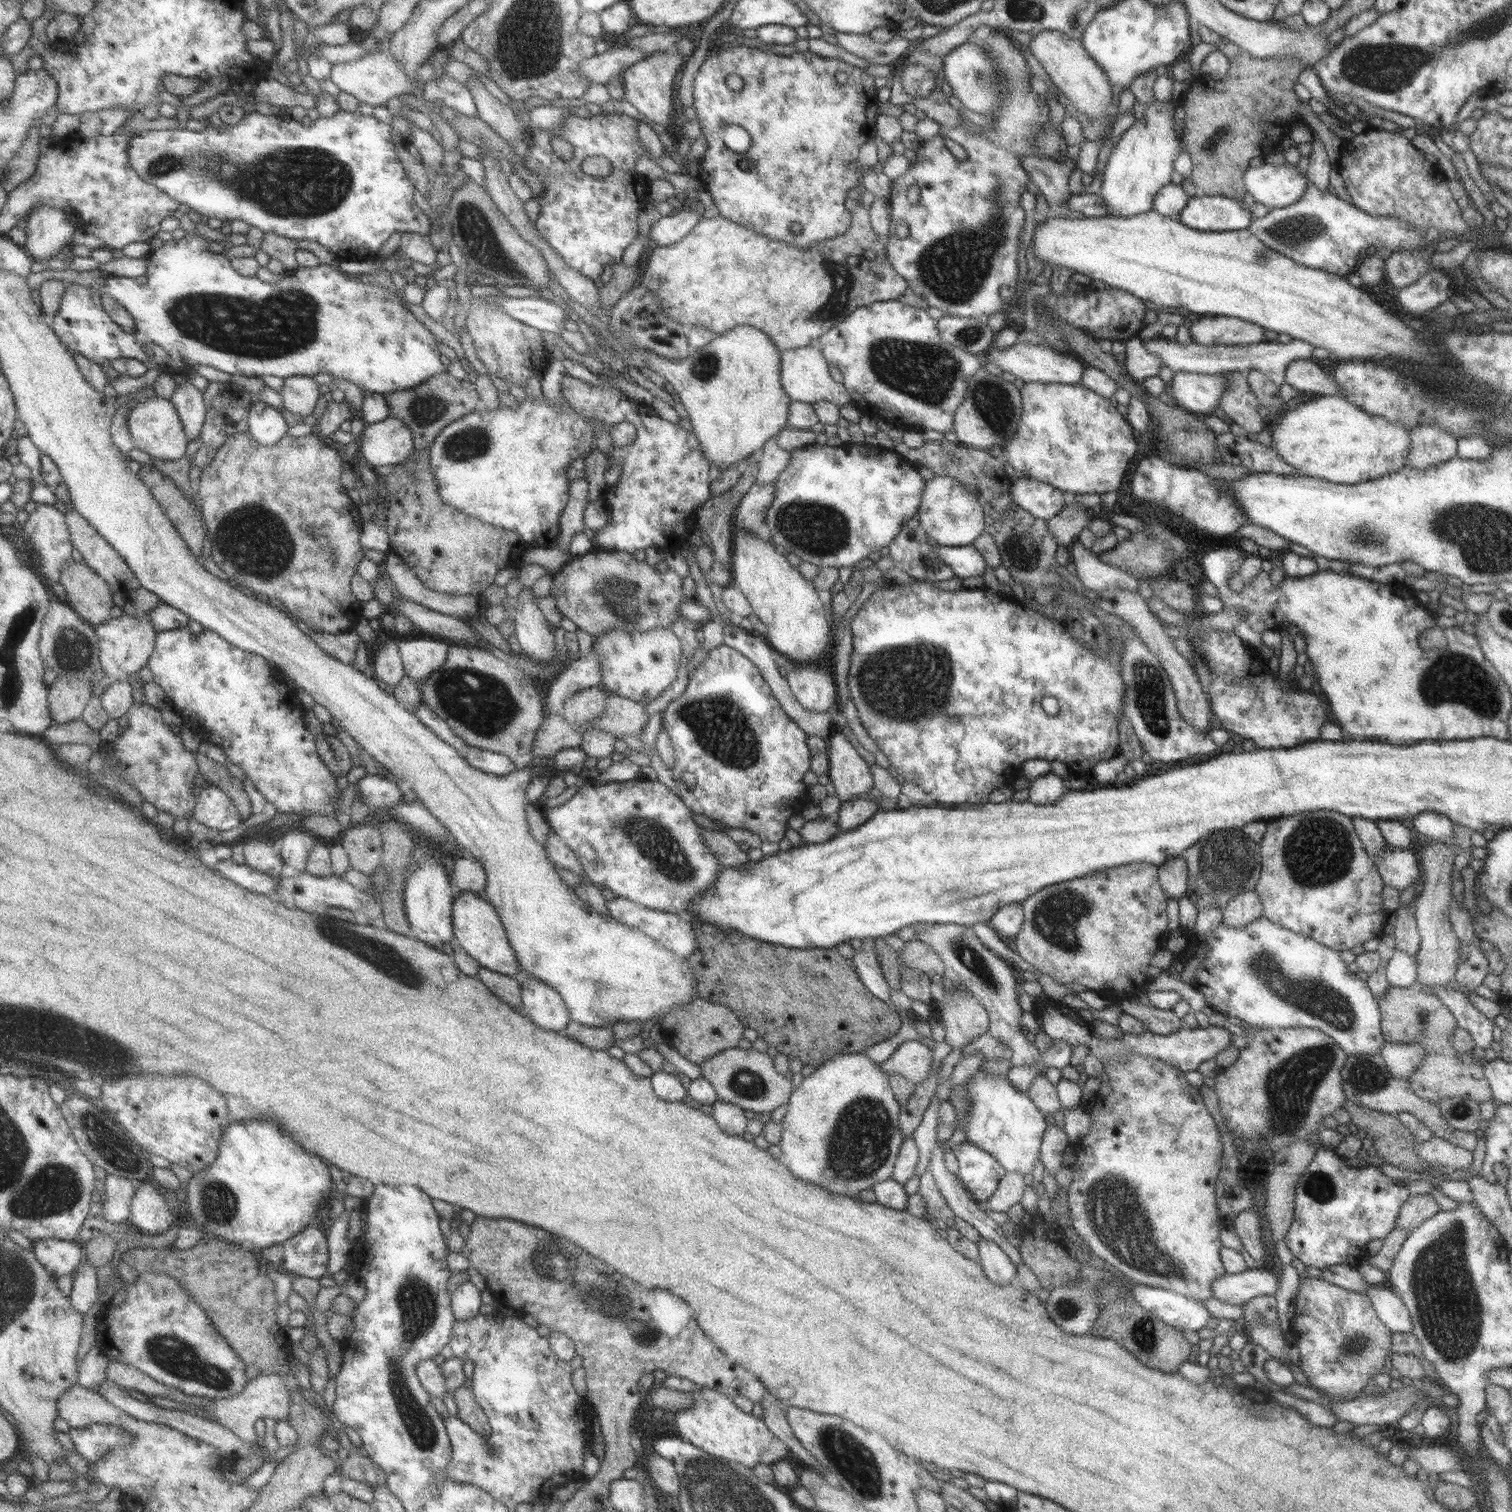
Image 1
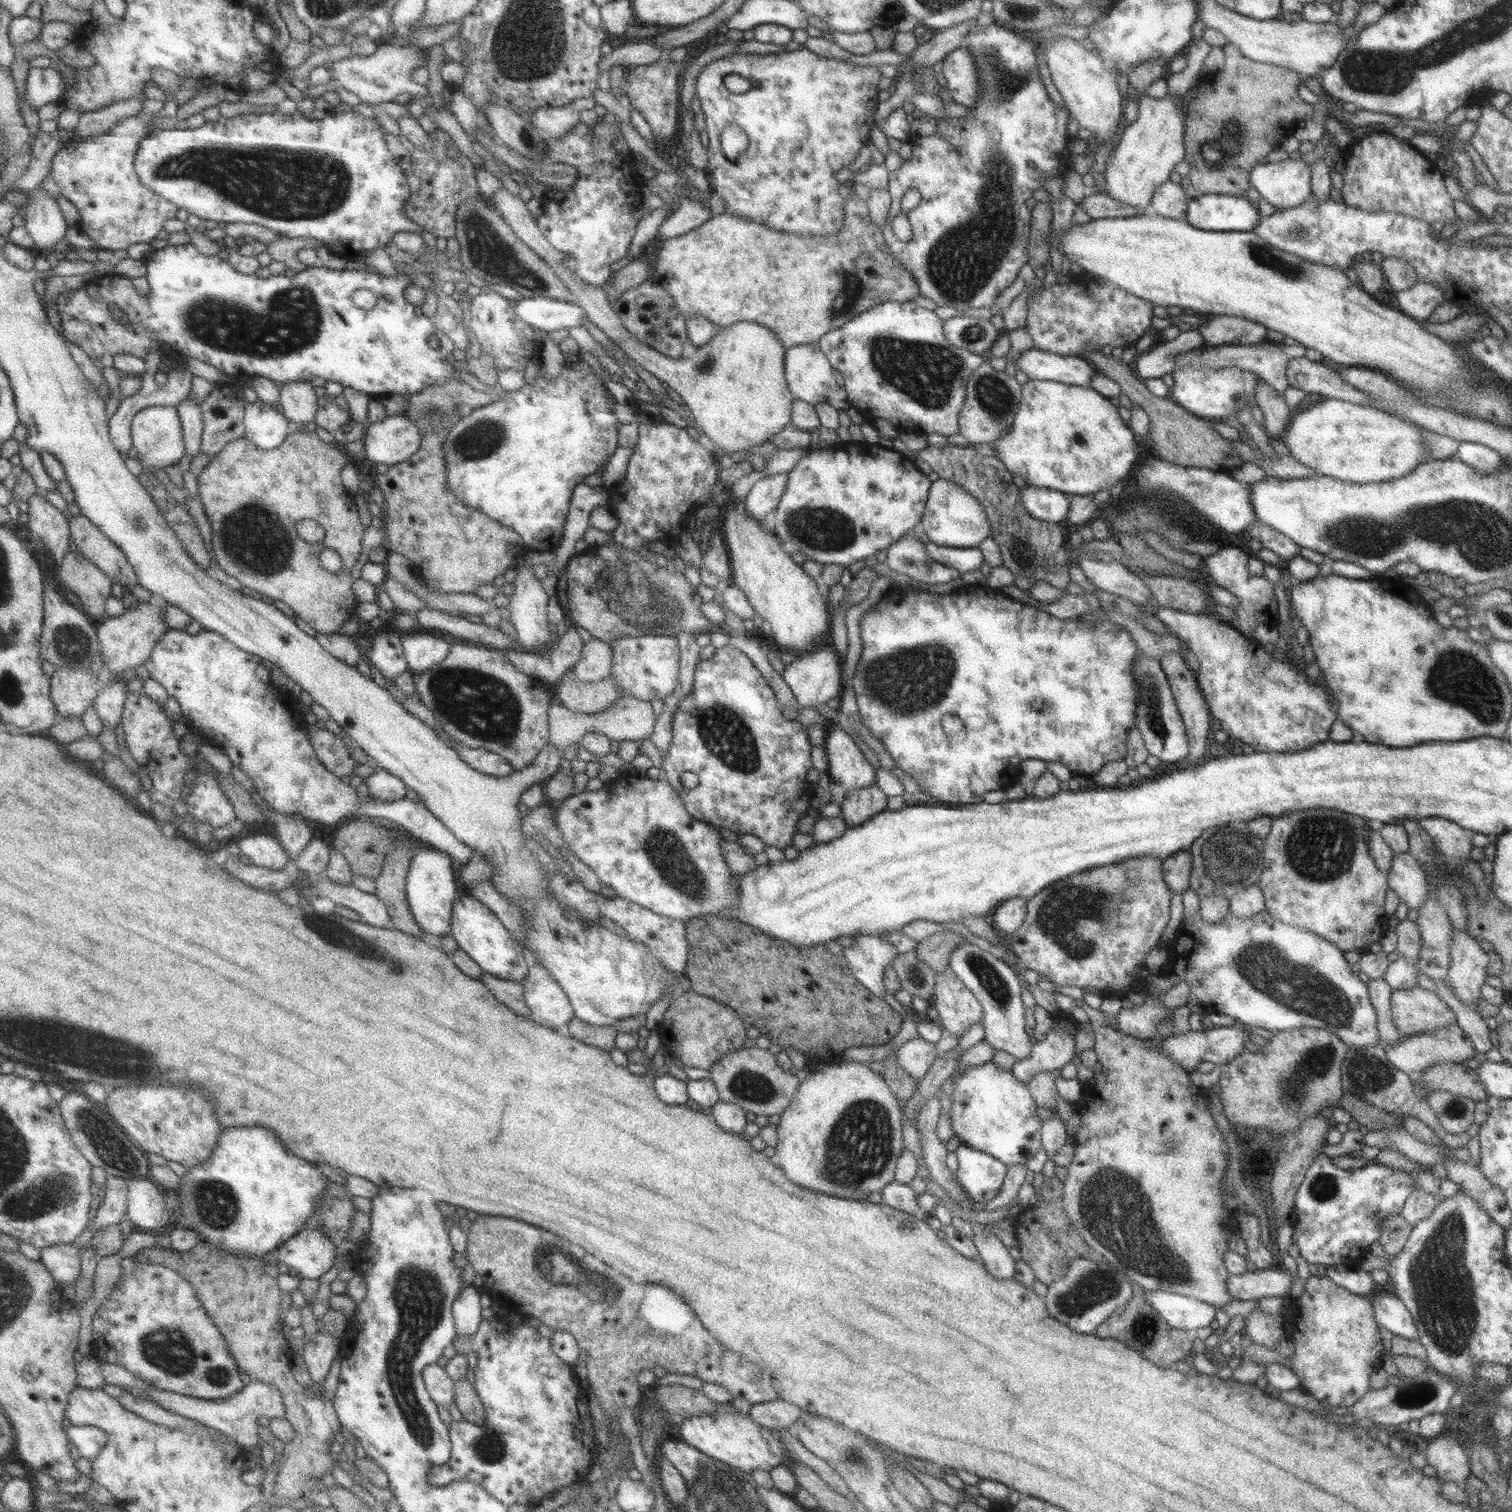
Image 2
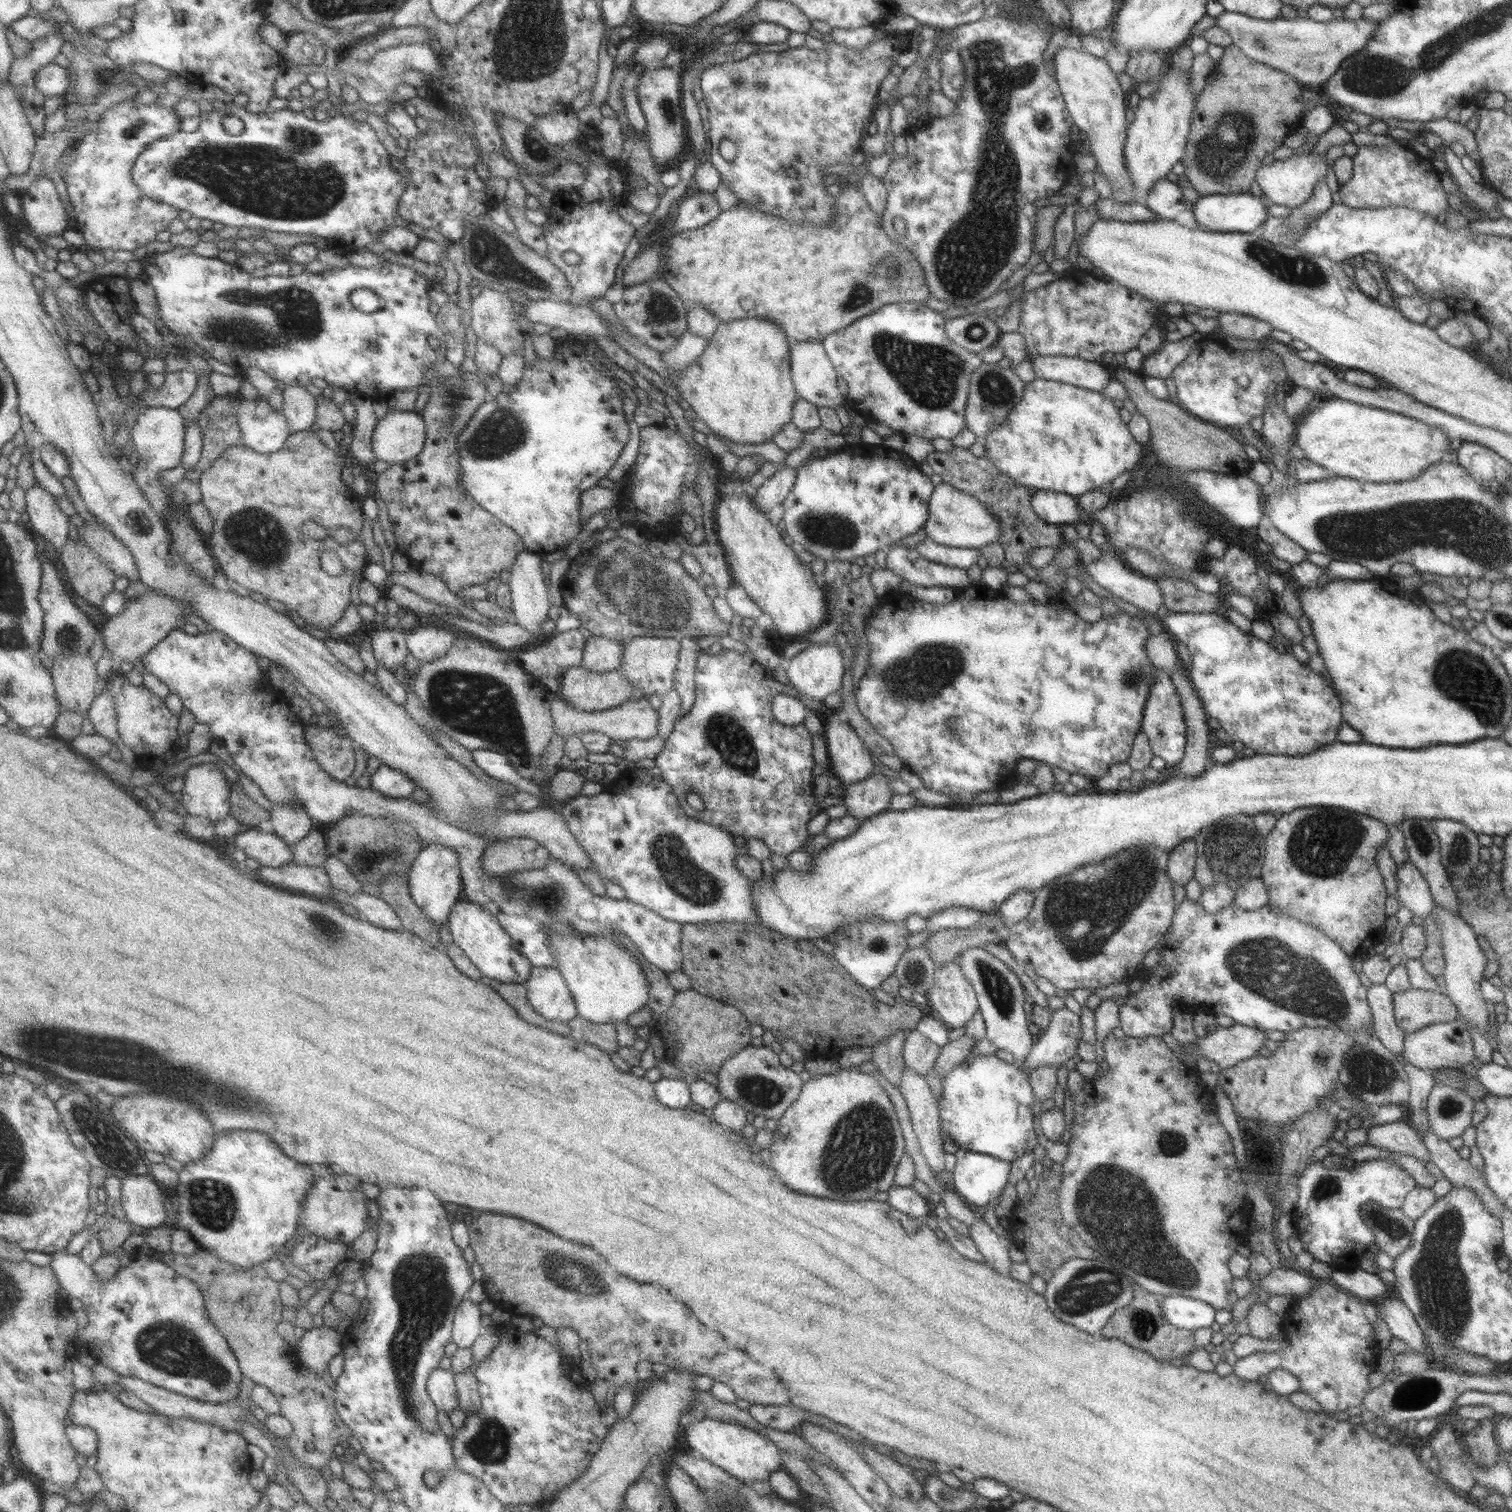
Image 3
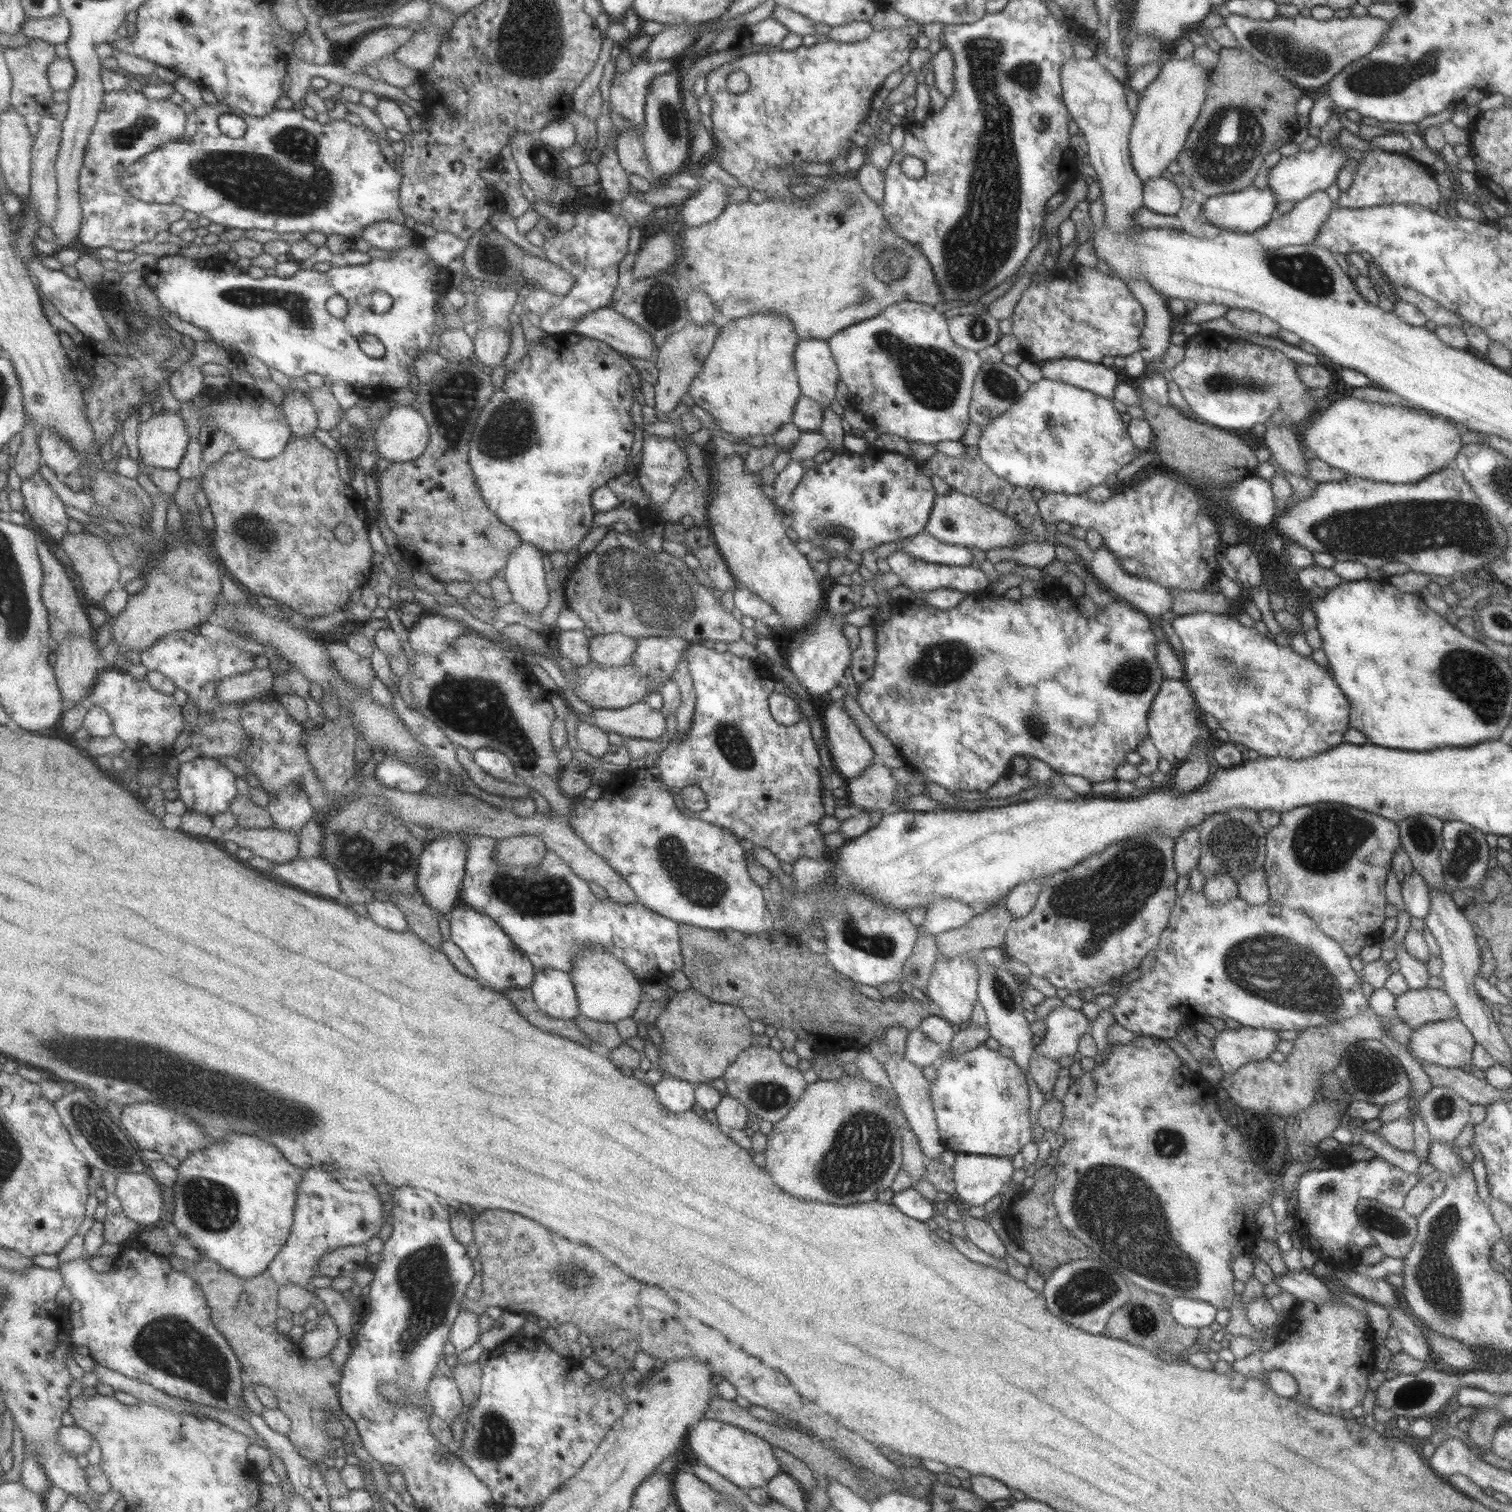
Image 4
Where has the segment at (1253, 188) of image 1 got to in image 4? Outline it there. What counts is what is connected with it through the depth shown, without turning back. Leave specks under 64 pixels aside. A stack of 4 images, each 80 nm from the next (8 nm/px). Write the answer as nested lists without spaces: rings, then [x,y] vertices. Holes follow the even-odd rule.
[[[1337,142],[1319,143],[1311,151],[1299,150],[1287,157],[1282,157],[1272,166],[1266,175],[1266,187],[1273,193],[1276,202],[1291,200],[1298,203],[1302,198],[1309,196],[1316,190],[1325,189],[1336,178],[1337,172],[1349,159]]]

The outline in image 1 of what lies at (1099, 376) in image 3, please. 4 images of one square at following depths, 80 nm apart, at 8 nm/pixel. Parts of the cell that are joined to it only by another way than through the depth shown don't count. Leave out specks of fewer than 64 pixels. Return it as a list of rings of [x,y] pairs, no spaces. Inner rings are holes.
[[[1016,341],[1008,349],[998,349],[991,346],[985,350],[981,356],[982,363],[993,362],[1008,374],[1013,374],[1015,379],[1023,381],[1023,383],[1058,383],[1079,385],[1081,382],[1081,373],[1084,367],[1073,358],[1067,355],[1055,352],[1047,345],[1031,344],[1031,342]]]

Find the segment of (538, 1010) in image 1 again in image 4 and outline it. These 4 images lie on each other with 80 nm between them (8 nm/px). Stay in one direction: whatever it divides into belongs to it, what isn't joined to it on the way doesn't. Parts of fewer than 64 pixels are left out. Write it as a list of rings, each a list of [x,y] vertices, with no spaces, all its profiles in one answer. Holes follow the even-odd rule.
[[[535,968],[528,989],[541,1013],[561,1020],[580,1015],[575,991],[567,972],[553,968]]]

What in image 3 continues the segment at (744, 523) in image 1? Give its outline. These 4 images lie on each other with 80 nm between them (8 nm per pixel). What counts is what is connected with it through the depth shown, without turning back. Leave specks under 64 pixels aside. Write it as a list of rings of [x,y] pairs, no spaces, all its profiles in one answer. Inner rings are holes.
[[[791,466],[777,468],[758,486],[750,499],[760,512],[767,513],[775,504],[782,502],[793,484],[795,471],[796,467]]]

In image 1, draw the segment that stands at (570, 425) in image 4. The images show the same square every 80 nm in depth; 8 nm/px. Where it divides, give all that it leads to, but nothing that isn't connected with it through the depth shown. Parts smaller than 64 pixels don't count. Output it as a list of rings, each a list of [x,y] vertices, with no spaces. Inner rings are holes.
[[[559,390],[560,406],[550,406],[539,393],[537,399],[525,394],[516,409],[499,406],[495,410],[480,407],[451,423],[430,446],[429,462],[440,497],[467,516],[518,534],[533,547],[557,545],[559,513],[568,499],[568,480],[564,471],[577,458],[594,448],[594,432],[602,425],[596,418],[584,418],[570,409]]]

